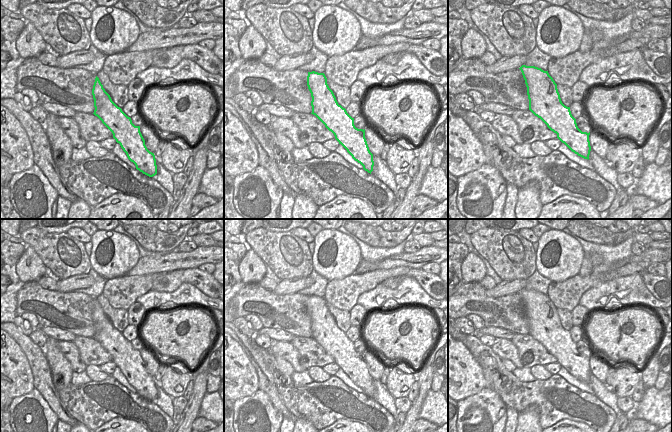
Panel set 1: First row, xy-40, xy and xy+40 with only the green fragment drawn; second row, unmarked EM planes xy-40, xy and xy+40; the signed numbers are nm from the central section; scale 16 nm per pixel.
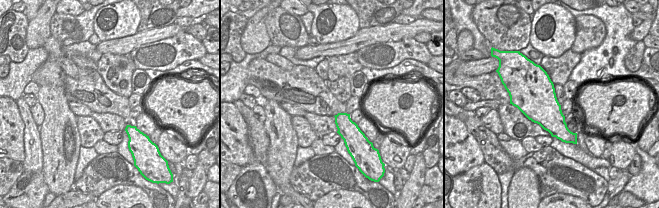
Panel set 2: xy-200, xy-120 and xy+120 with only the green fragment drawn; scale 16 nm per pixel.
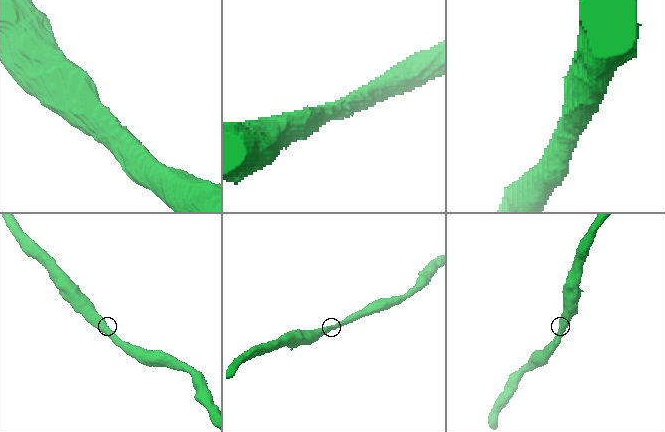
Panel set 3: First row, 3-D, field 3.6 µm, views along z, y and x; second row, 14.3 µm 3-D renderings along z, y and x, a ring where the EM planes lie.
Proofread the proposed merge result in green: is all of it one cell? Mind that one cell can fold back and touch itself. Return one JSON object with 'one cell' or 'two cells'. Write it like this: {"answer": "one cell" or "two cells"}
{"answer": "one cell"}

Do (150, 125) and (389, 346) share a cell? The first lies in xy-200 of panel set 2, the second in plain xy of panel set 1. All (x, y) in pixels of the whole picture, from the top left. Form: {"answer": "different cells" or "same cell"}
{"answer": "different cells"}

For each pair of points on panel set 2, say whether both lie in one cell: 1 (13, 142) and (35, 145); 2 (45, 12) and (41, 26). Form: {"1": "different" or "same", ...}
{"1": "different", "2": "same"}

